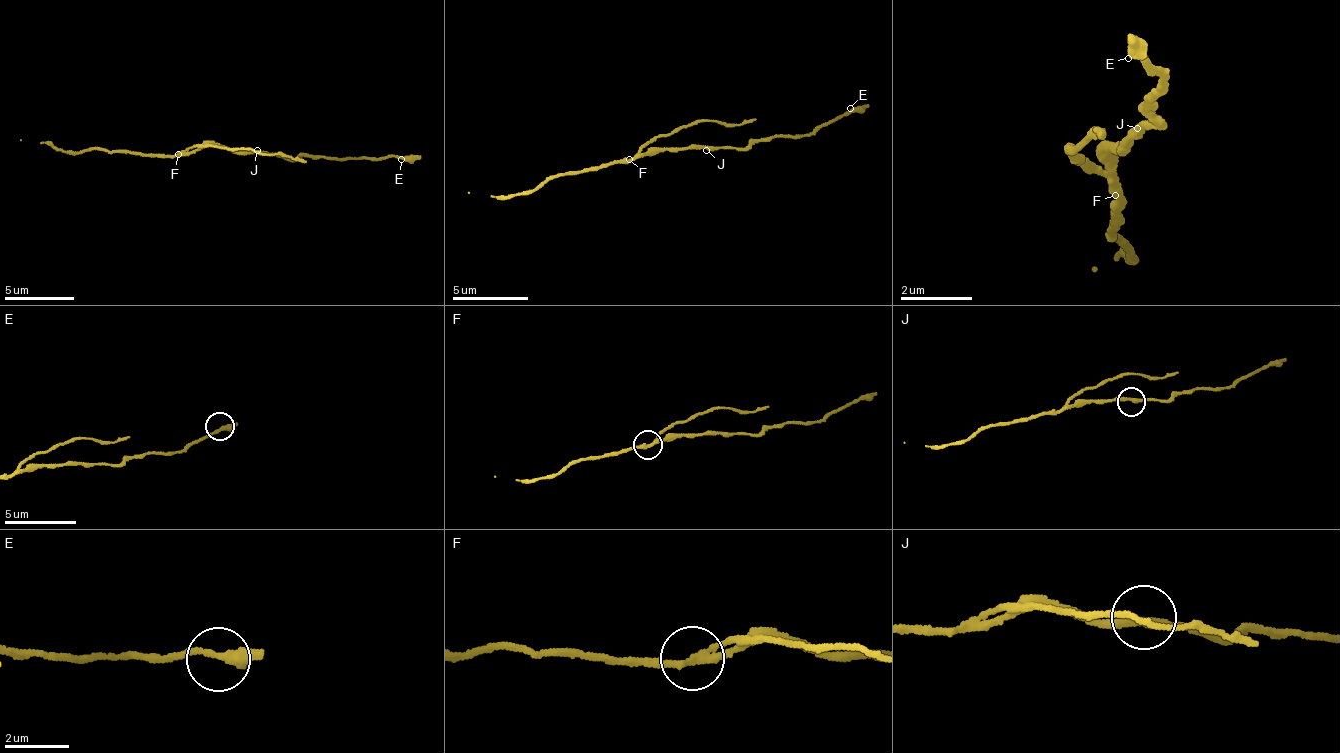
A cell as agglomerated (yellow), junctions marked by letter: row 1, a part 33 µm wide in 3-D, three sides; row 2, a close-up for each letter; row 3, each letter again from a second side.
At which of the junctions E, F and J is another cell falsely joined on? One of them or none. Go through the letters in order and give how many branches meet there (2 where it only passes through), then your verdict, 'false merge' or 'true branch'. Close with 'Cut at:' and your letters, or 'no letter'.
E: 2 branches meet; true branch
F: 2 branches meet; false merge
J: 2 branches meet; true branch
Cut at: F

